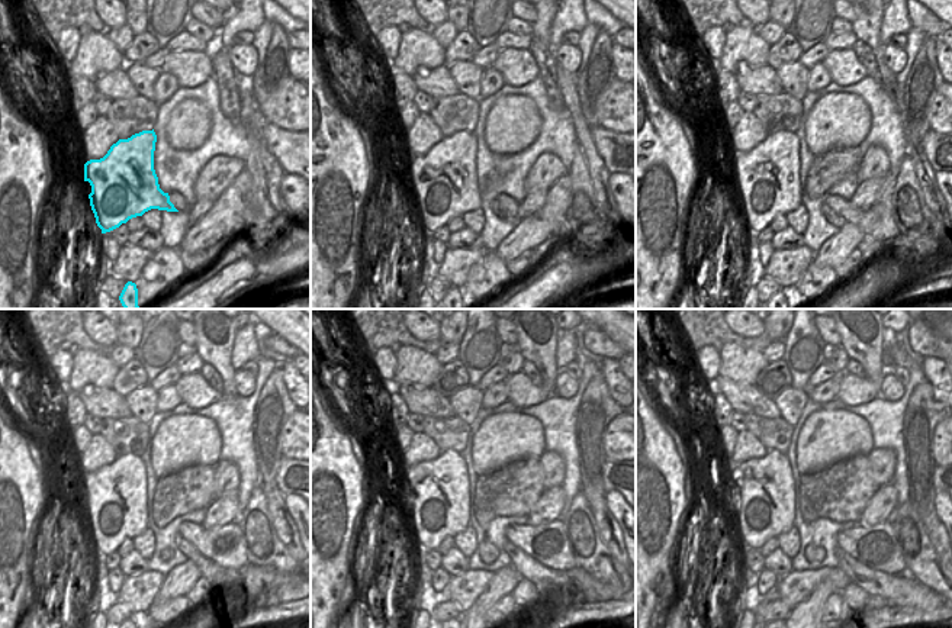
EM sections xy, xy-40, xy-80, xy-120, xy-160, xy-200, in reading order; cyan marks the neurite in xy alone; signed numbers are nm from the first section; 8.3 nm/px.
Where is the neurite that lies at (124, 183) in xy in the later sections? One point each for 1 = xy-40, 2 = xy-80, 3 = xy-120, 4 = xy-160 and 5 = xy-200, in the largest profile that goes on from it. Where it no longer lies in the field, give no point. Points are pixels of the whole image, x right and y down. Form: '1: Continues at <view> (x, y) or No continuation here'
1: Continues at xy-40 (444, 184)
2: Continues at xy-80 (766, 177)
3: Continues at xy-120 (115, 496)
4: Continues at xy-160 (438, 489)
5: Continues at xy-200 (764, 488)

